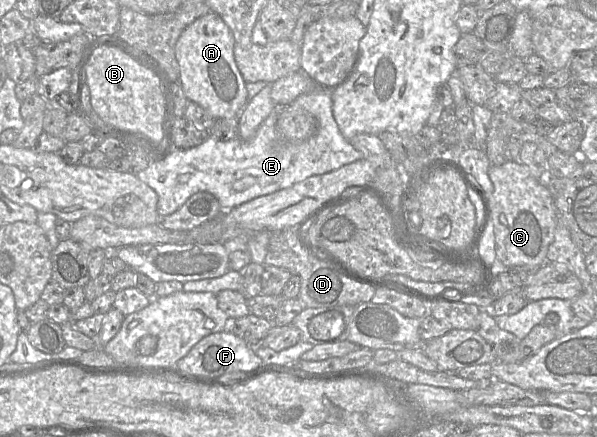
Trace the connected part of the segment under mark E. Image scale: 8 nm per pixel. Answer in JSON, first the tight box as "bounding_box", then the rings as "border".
{"bounding_box":[135,87,363,217],"border":[[[318,87],[290,103],[311,113],[318,122],[317,132],[305,141],[289,141],[277,131],[280,111],[287,105],[276,105],[251,140],[244,141],[237,137],[221,141],[210,135],[202,144],[188,149],[176,149],[165,159],[154,161],[135,176],[157,193],[157,211],[160,217],[164,217],[177,211],[199,191],[214,195],[223,212],[254,198],[289,188],[310,176],[328,173],[360,160],[363,154],[339,130],[333,114],[331,89]]]}

